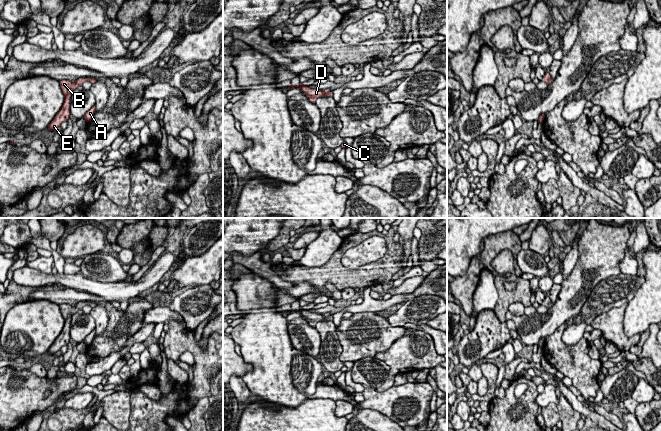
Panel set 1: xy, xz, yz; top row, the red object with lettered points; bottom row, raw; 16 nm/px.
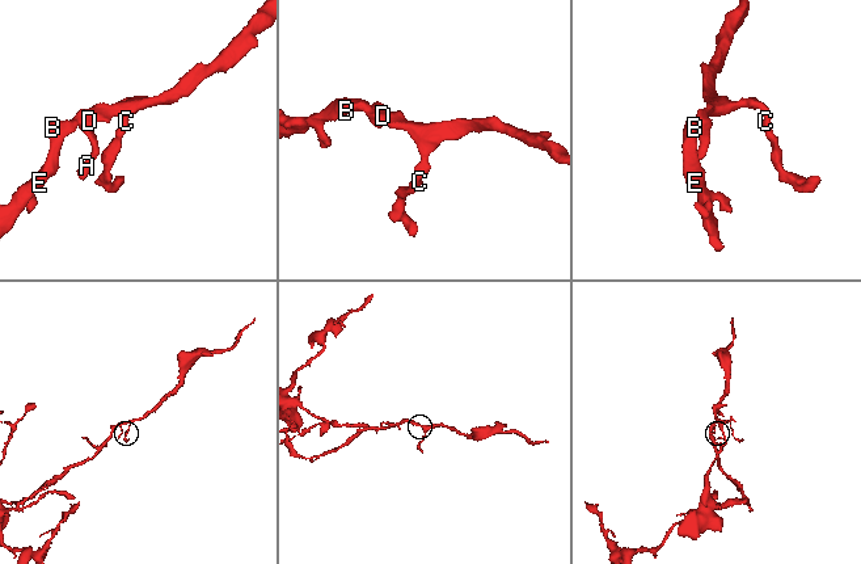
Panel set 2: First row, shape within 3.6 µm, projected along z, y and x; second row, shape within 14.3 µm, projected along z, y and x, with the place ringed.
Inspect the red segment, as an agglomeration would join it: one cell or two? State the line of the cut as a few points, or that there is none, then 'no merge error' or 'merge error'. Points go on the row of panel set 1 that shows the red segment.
cut none; no merge error

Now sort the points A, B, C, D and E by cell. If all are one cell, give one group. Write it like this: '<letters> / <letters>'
A B C D E

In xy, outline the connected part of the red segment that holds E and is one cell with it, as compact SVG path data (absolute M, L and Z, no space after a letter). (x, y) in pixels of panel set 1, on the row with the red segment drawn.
M79 78L75 82L71 82L67 79L60 81L60 87L62 89L65 99L61 109L56 114L56 116L51 121L51 123L48 125L47 127L48 130L51 130L51 131L57 130L60 127L62 122L67 121L69 119L69 116L71 114L70 113L71 94L77 87L82 86L82 84L85 81L88 81L94 84L96 83L97 80L93 78L86 78L86 79Z

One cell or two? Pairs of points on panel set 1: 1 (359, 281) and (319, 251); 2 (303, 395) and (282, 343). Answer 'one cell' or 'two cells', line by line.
1: two cells
2: one cell

